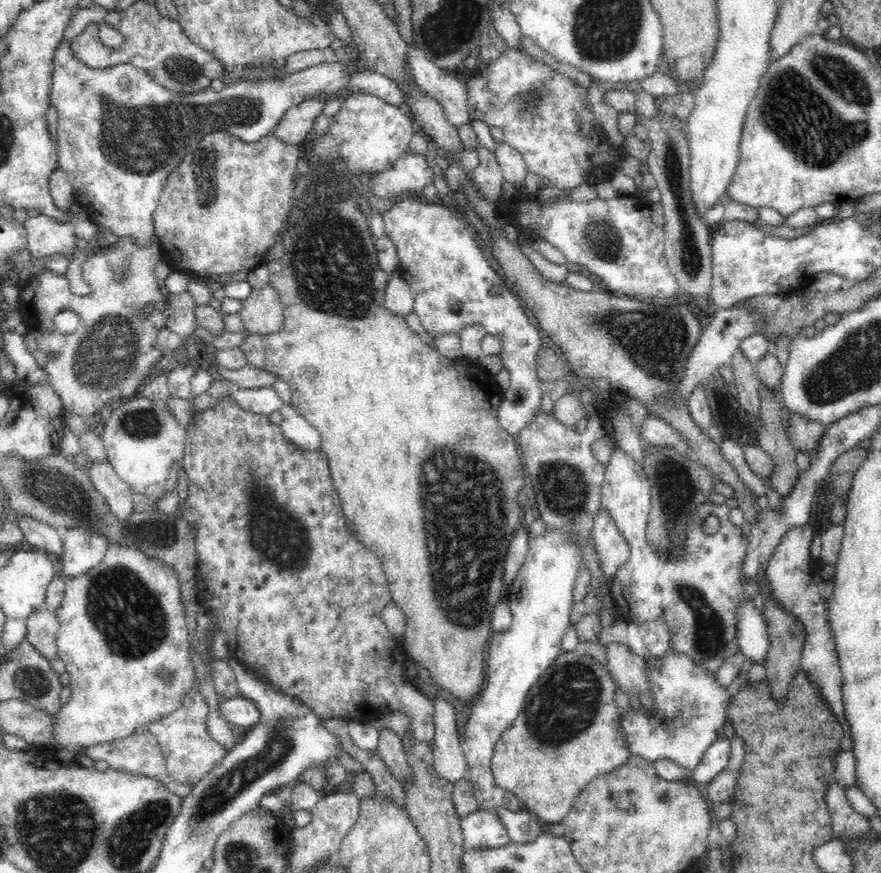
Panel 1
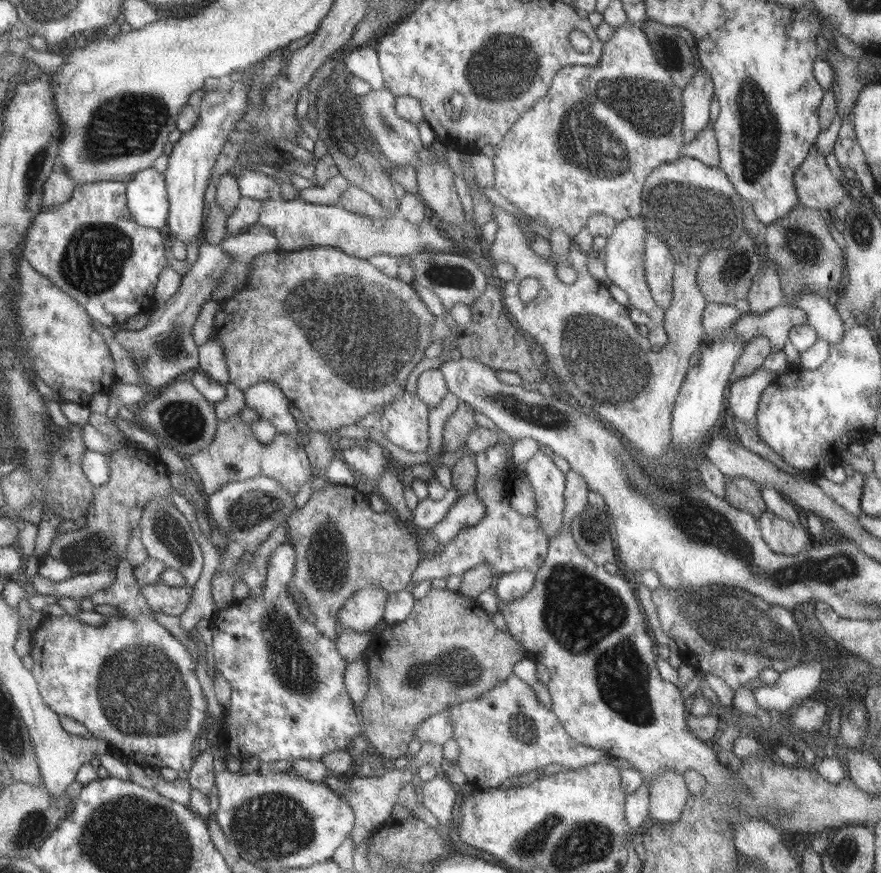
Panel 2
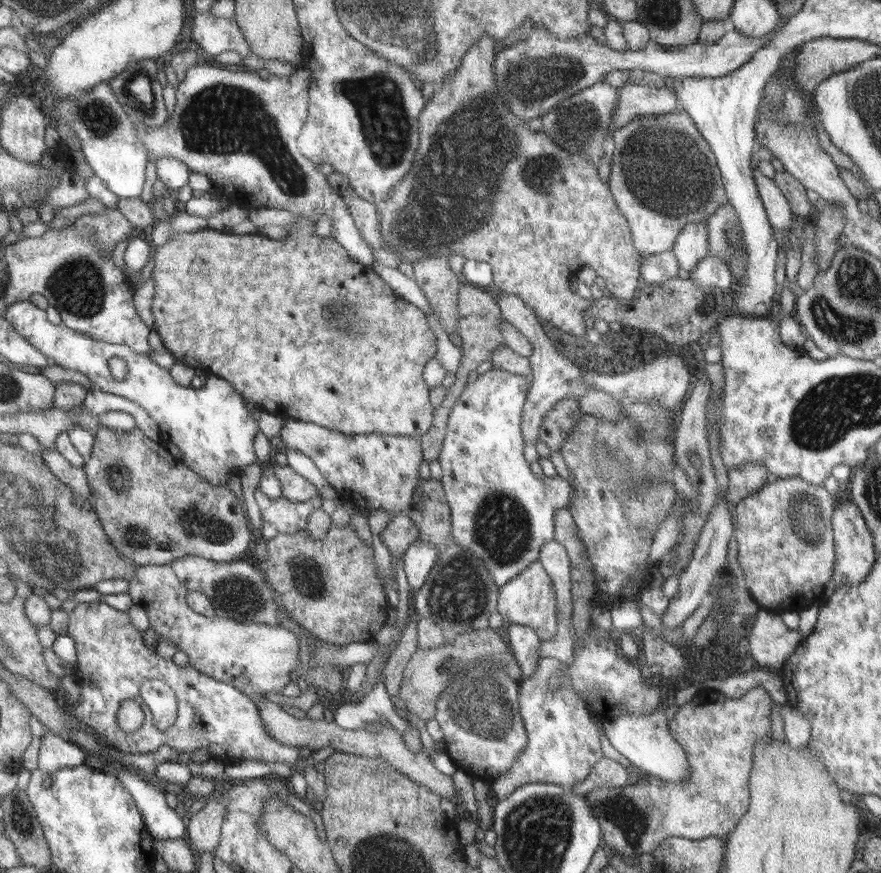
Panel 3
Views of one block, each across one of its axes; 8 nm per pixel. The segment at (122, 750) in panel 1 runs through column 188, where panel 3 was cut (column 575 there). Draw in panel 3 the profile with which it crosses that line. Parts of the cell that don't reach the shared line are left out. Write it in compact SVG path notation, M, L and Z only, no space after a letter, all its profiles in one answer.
M603 756L593 767L589 778L577 782L572 786L572 790L579 795L586 795L597 788L623 787L628 784L630 774L628 774L628 767Z

